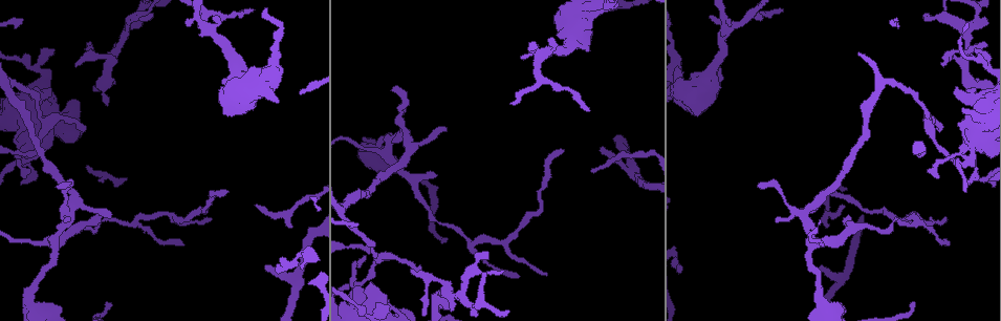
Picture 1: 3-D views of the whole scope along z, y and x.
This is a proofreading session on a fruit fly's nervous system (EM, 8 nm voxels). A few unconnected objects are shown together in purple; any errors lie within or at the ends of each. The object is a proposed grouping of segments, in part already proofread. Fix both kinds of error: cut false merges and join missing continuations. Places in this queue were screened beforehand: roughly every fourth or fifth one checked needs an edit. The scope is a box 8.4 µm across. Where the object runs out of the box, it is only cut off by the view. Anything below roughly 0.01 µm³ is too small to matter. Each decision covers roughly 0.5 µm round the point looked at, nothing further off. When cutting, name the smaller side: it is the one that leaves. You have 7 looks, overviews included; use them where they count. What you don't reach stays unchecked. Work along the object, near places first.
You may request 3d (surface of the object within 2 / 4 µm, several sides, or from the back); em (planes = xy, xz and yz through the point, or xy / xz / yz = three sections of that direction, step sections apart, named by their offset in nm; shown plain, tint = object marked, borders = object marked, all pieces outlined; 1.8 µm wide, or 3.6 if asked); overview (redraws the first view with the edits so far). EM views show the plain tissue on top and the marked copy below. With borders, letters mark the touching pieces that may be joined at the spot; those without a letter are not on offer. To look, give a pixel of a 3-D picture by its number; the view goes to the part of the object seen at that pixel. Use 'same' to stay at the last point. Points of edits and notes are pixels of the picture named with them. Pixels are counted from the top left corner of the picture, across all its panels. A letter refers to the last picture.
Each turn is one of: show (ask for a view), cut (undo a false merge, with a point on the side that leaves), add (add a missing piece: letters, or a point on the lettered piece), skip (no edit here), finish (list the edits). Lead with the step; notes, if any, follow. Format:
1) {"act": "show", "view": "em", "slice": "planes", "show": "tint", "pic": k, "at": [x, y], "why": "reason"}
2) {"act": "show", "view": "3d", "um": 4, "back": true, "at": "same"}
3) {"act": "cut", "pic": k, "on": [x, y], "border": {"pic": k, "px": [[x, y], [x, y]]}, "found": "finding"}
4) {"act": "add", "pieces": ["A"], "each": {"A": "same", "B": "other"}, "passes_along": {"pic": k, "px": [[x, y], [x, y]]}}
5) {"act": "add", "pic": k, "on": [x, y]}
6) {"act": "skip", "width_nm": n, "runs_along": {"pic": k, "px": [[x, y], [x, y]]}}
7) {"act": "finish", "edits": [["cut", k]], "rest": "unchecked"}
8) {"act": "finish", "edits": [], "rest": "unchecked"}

{"act": "show", "view": "3d", "um": 4, "back": true, "pic": 1, "at": [396, 89], "why": "tapers out"}

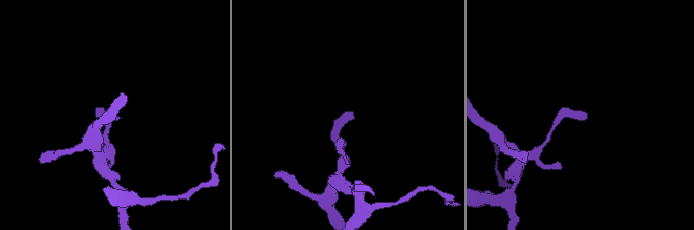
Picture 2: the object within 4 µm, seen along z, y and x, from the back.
{"act": "show", "view": "em", "slice": "yz", "step": 16, "show": "borders", "pic": 2, "at": [350, 115], "why": "shape alone is not enough"}

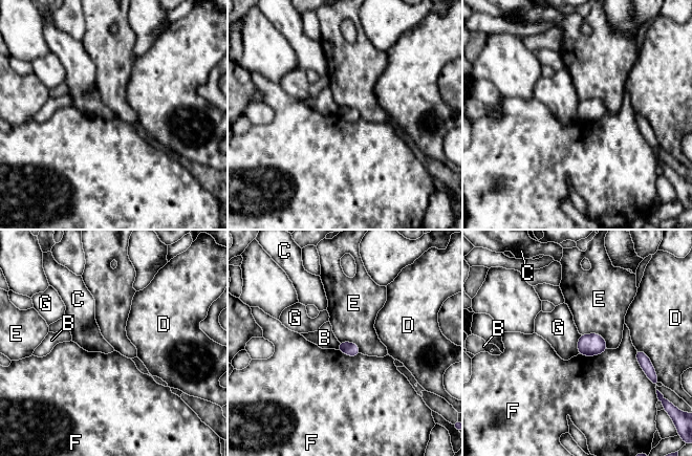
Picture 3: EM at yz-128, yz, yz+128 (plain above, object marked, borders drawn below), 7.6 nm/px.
{"act": "show", "view": "em", "slice": "xz", "step": 8, "show": "borders", "at": "same"}

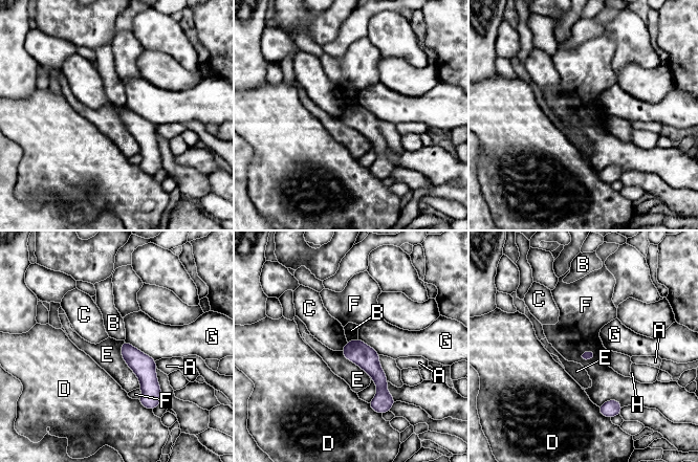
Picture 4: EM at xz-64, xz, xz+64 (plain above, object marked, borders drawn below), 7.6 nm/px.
{"act": "skip", "each": {"A": "other", "B": "other", "C": "other", "D": "other", "E": "other", "F": "other", "G": "other", "H": "other"}, "runs_along": {"pic": 4, "px": [[349, 344], [379, 377], [384, 401]]}, "found": "no lettered piece goes on from it"}

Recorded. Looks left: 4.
{"act": "show", "view": "em", "slice": "xz", "step": 16, "show": "tint", "pic": 1, "at": [447, 293], "why": "a fork"}

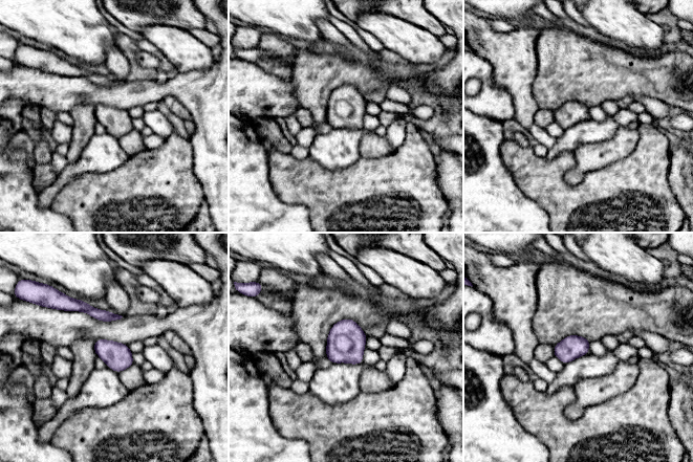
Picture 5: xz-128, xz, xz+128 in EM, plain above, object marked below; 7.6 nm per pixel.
{"act": "show", "view": "em", "slice": "planes", "show": "borders", "at": "same", "why": "another direction"}

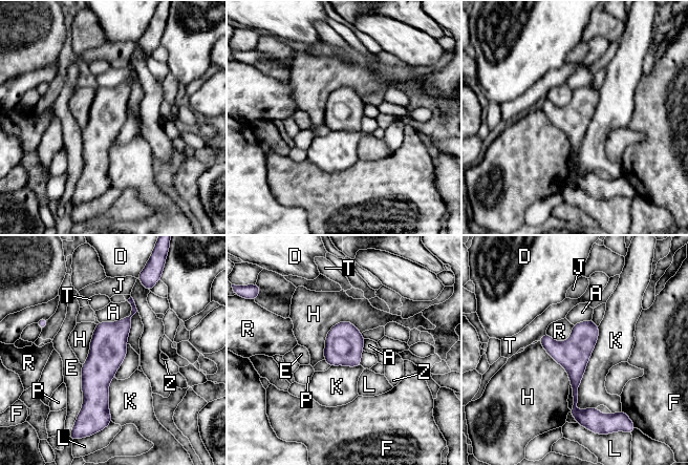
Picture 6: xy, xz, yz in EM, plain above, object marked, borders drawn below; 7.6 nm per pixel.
{"act": "skip", "width_nm": 240, "each": {"A": "other", "D": "other", "E": "other", "F": "other", "H": "other", "J": "other", "K": "other", "L": "other", "P": "other", "R": "other", "T": "other", "Z": "other"}, "border": {"pic": 6, "px": [[599, 325], [578, 386], [579, 411]]}, "found": "continuous, no second cell"}

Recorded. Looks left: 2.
{"act": "finish", "edits": [], "rest": "unchecked"}

